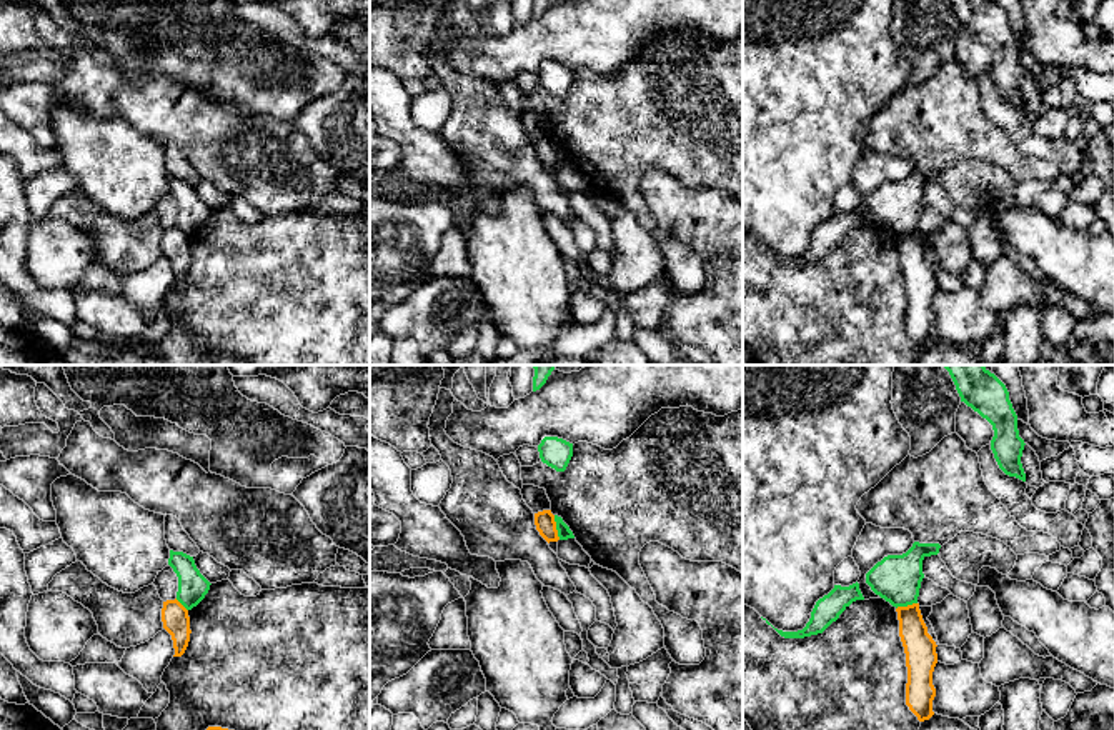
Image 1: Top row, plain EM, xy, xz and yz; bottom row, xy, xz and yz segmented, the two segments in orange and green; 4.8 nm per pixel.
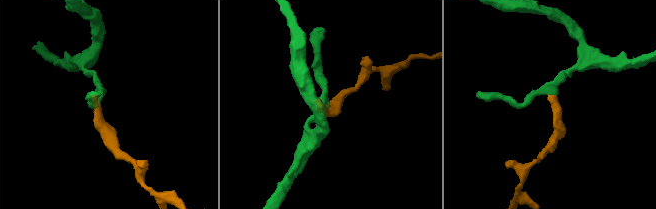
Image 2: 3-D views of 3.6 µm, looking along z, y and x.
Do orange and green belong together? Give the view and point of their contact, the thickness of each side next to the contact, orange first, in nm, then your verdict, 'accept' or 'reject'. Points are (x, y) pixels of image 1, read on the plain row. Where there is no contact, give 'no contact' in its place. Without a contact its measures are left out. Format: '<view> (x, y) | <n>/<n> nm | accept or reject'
xz (555, 154) | 100/60 nm | reject

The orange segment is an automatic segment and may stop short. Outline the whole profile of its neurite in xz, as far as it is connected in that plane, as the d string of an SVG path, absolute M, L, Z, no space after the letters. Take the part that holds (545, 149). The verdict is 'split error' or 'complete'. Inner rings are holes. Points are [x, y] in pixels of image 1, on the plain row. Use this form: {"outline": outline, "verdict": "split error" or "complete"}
{"outline": "M543 137L535 140L535 152L540 162L550 170L550 168L558 168L558 157L556 157L556 148L555 142L551 137Z", "verdict": "complete"}

